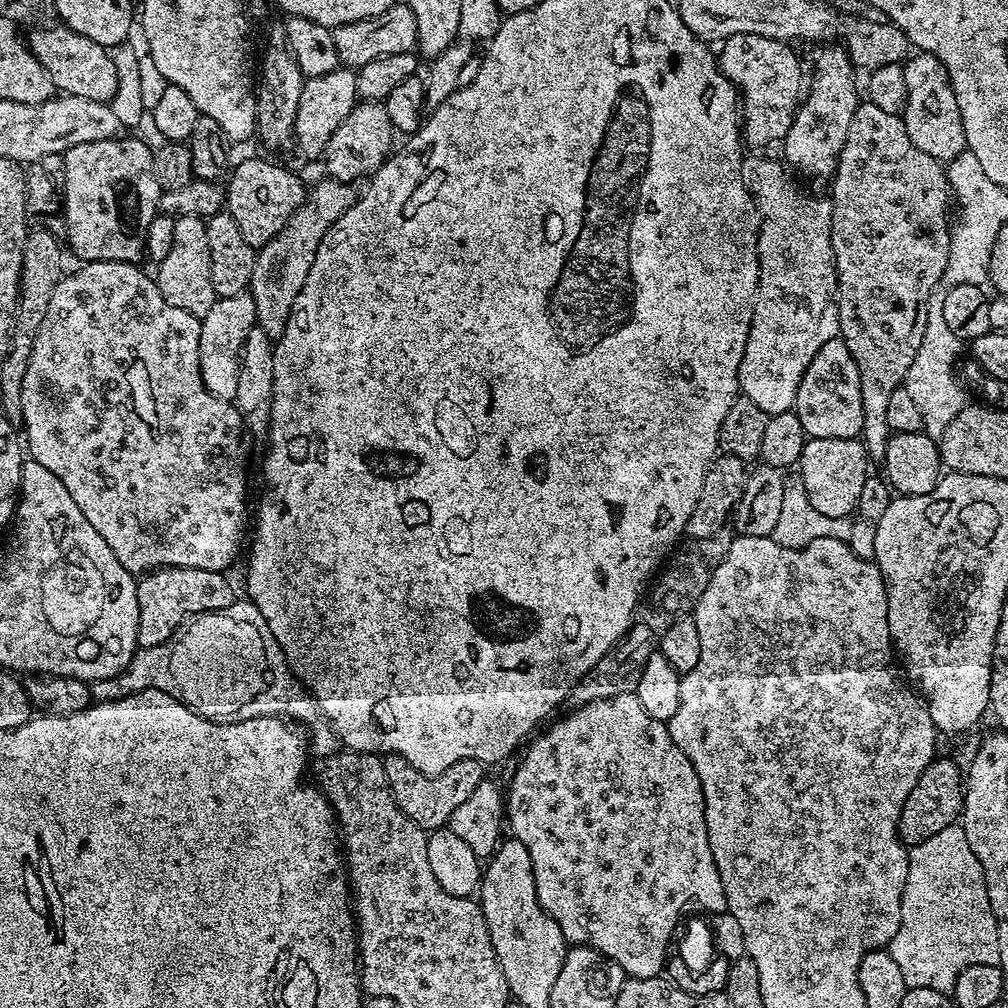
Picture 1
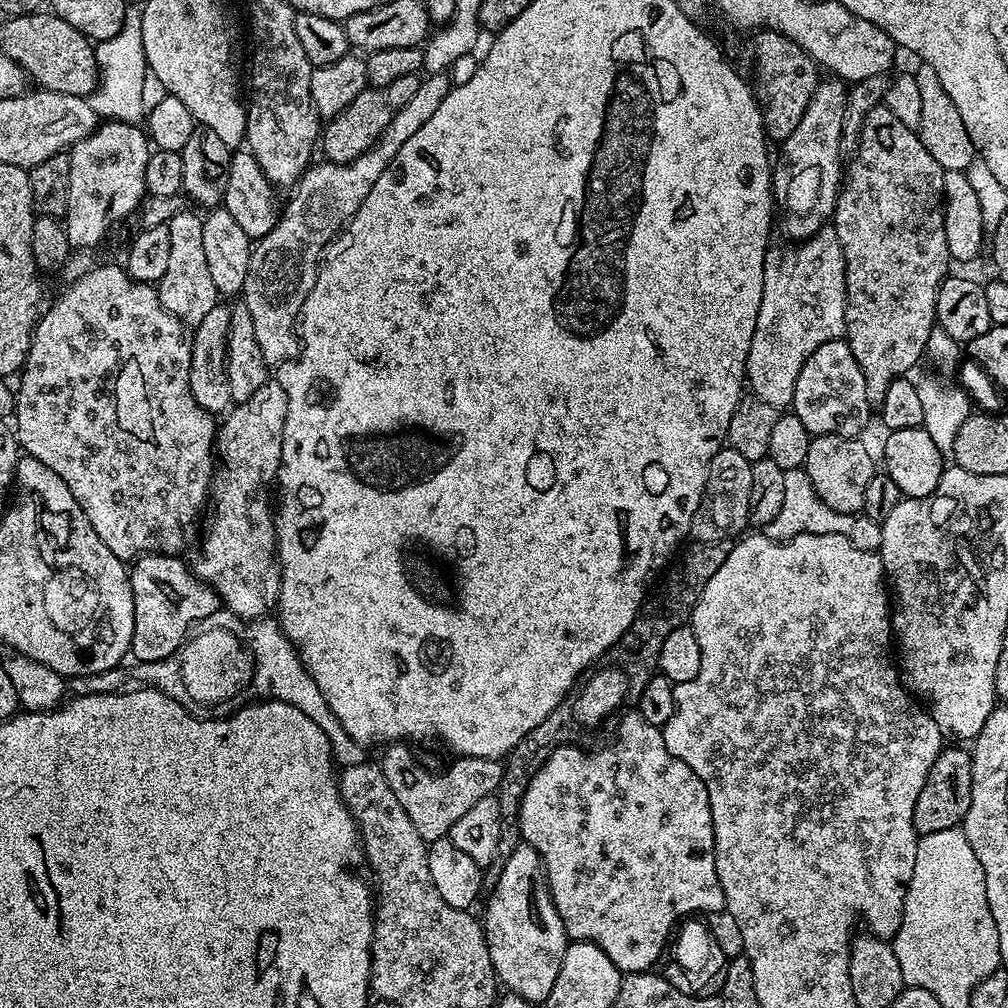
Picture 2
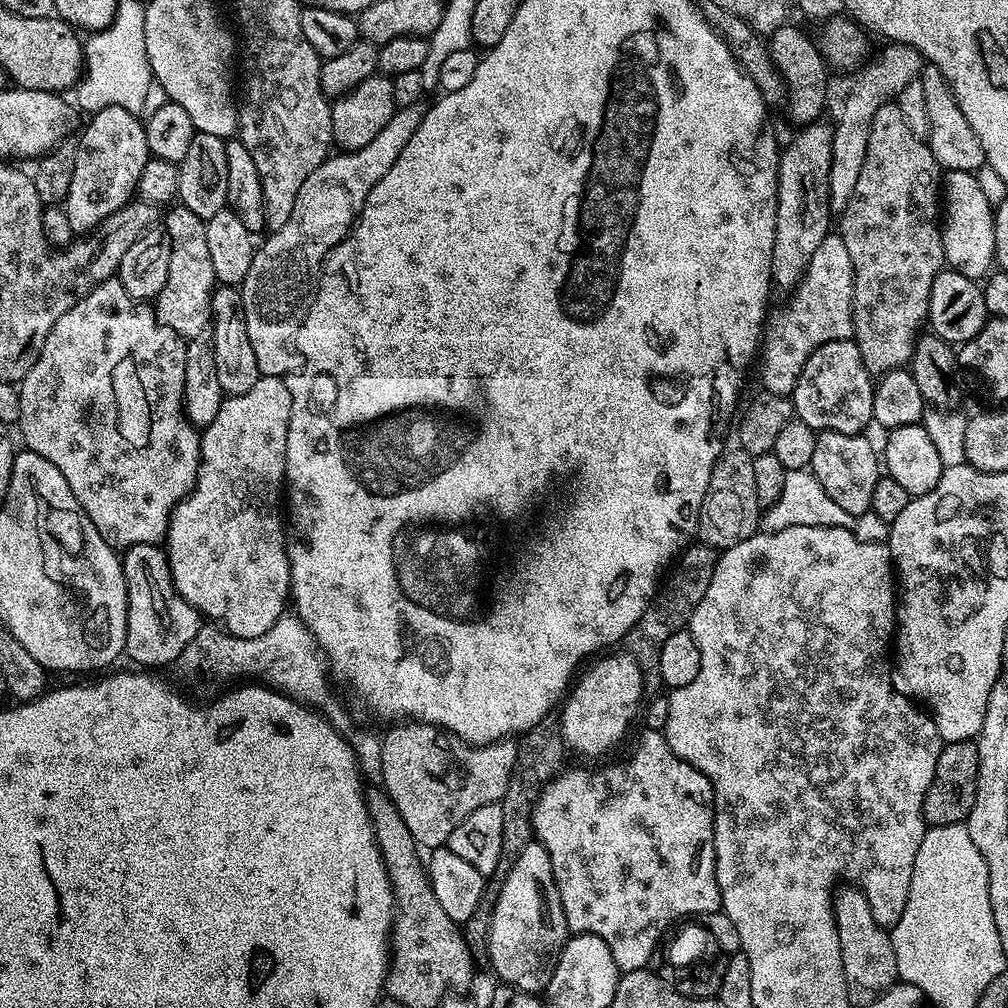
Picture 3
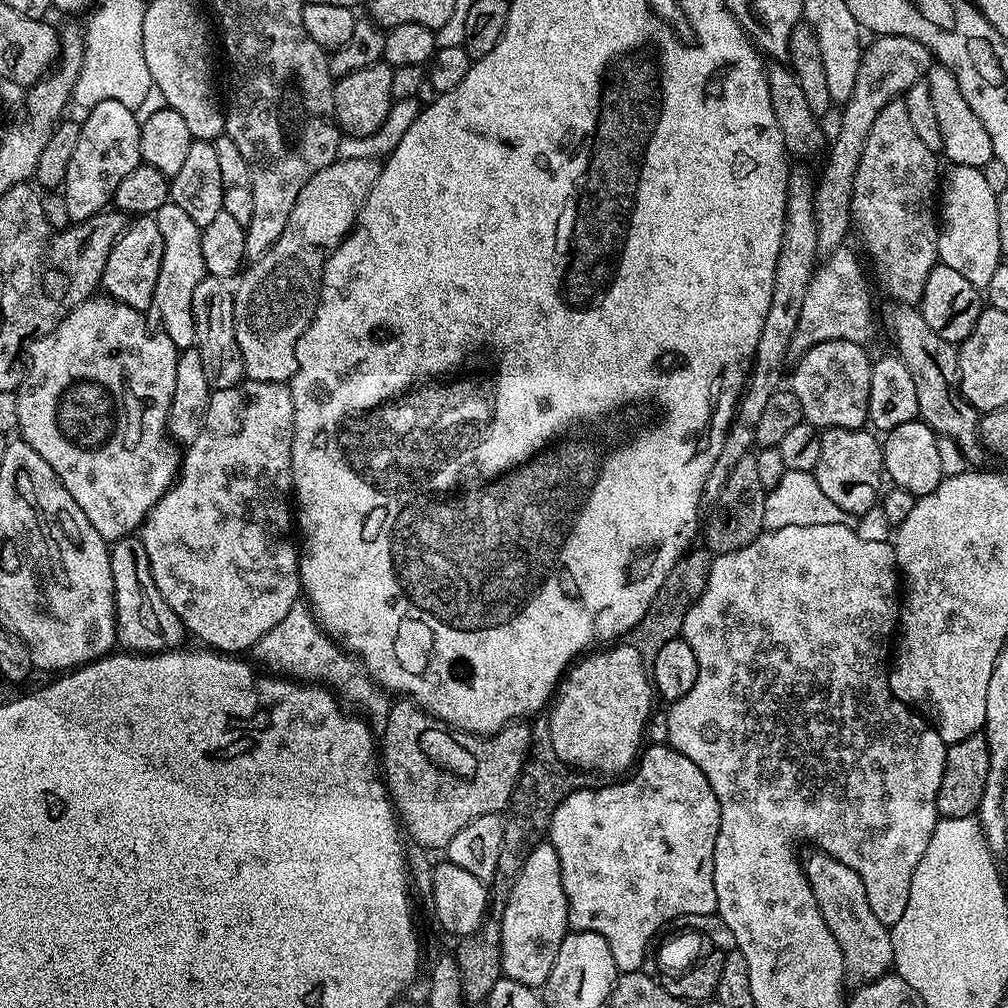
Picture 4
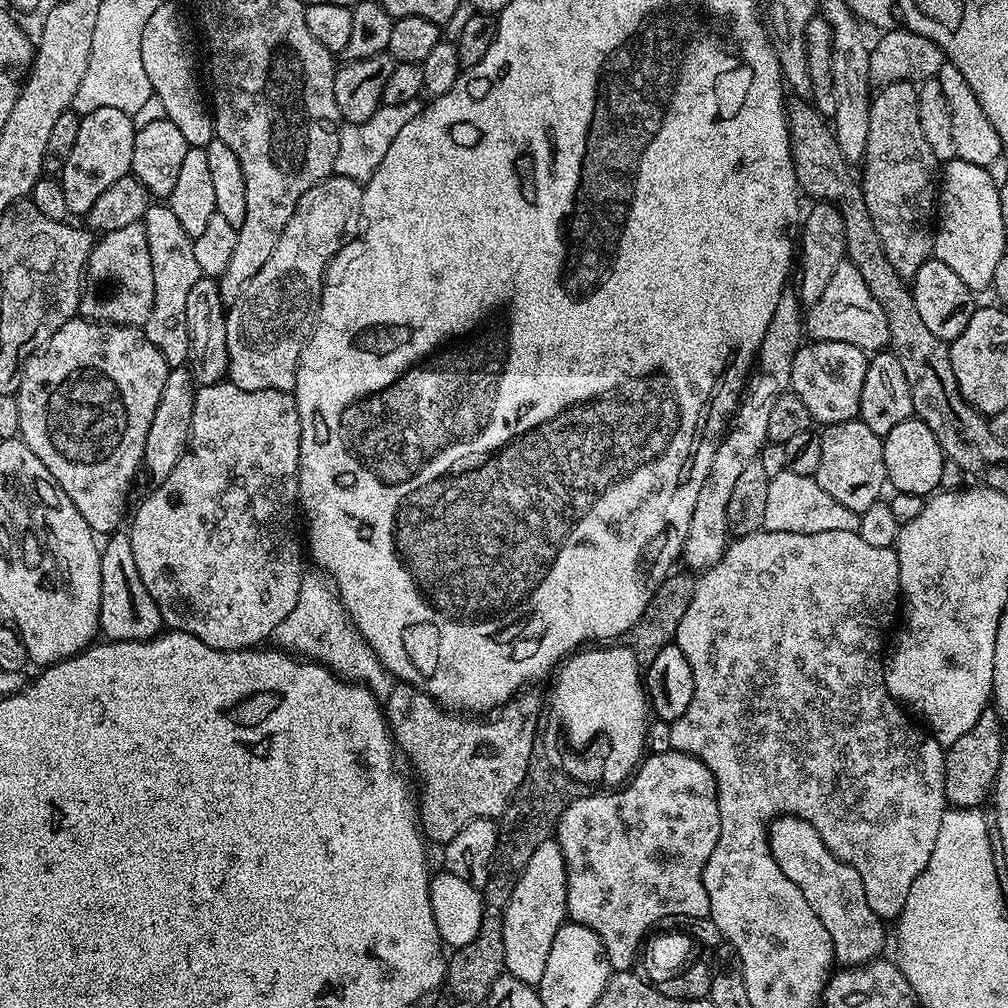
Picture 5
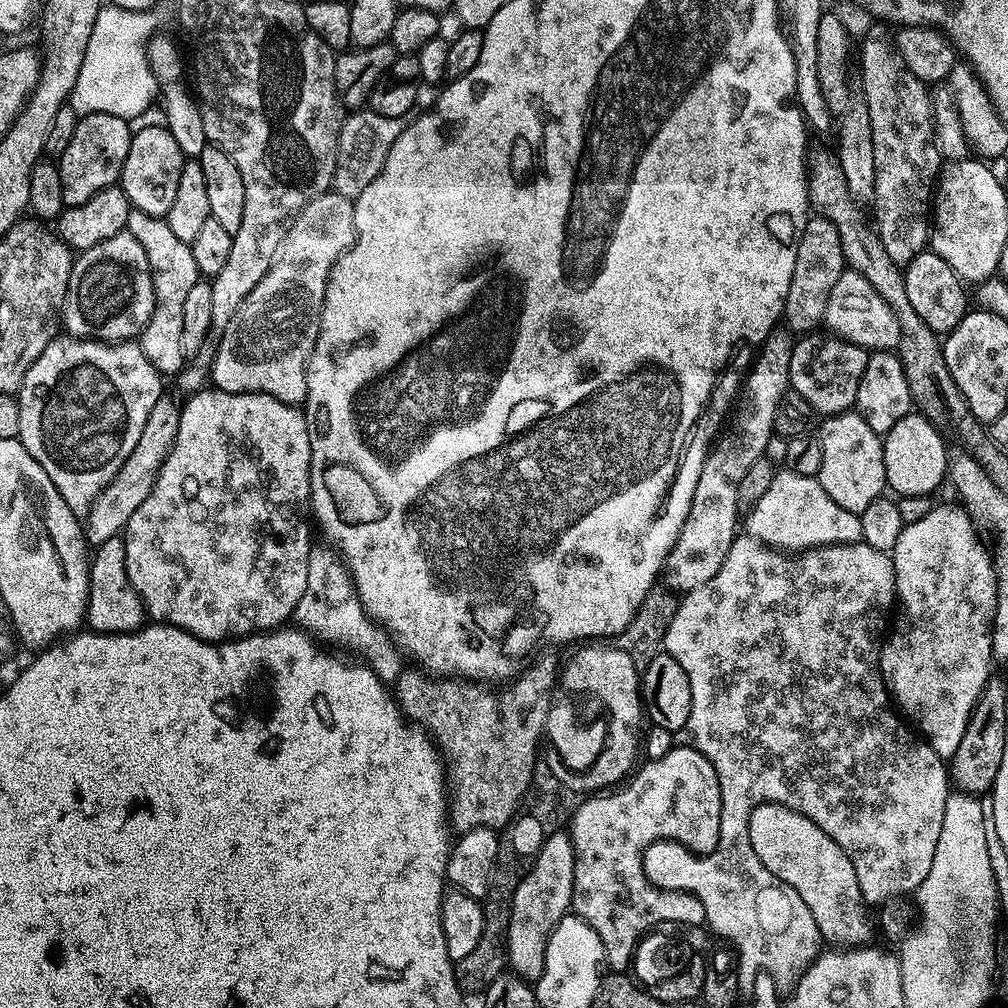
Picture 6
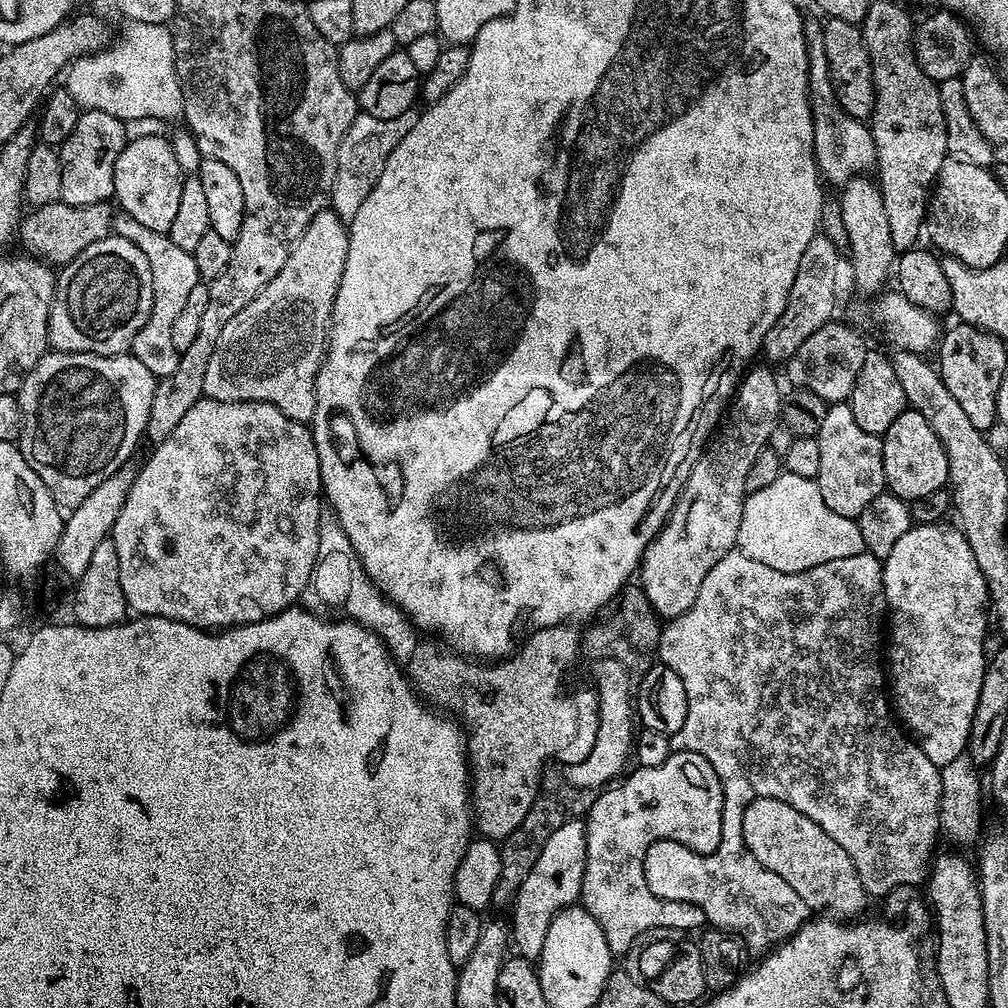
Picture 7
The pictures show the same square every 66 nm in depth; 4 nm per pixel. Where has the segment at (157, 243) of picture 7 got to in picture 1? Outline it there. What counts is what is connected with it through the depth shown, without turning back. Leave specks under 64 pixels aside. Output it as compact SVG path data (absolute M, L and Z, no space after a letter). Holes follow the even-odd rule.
M178 216L174 219L174 242L166 258L158 262L160 268L154 279L162 298L178 310L186 310L195 316L204 317L206 310L218 299L214 282L210 282L210 238L206 238L206 223L198 216Z

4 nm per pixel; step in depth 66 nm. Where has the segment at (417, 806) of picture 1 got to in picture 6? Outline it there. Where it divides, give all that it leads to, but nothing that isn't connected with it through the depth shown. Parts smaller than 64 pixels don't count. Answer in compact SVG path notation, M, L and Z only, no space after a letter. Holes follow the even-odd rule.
M539 656L520 675L499 686L463 678L437 678L416 666L405 667L396 679L394 695L400 711L411 723L423 728L432 737L444 757L448 818L453 829L460 832L468 832L471 828L501 830L507 827L521 808L521 800L531 784L538 761L536 752L541 743L536 741L536 736L544 722L548 689L558 683L558 664L556 666L555 658Z

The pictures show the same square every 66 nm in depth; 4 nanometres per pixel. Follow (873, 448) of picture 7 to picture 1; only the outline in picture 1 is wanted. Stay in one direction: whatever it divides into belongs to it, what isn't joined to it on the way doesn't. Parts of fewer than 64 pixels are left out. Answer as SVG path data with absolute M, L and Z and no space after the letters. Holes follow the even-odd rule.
M808 438L804 441L798 475L802 486L806 486L806 498L814 510L826 514L826 518L851 517L856 512L862 486L870 474L868 451L859 439Z

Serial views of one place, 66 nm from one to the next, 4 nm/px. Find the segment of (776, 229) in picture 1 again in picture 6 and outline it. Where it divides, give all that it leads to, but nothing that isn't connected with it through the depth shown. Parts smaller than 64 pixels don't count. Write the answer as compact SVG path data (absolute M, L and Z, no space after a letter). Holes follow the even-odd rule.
M845 270L838 282L834 282L822 324L831 335L841 336L843 340L857 344L869 353L890 352L900 346L900 323L894 310L890 310L882 294L878 294L878 290L874 290L874 286L870 286L870 282L862 278L862 274L851 270Z

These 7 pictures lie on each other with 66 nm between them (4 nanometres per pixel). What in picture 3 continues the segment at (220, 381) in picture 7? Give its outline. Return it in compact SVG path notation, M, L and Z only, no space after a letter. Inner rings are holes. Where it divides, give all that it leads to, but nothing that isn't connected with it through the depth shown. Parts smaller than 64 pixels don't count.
M423 103L397 107L374 142L353 152L341 151L341 156L329 155L322 166L318 166L318 170L302 182L302 190L298 190L298 198L294 198L290 218L271 233L272 237L265 244L257 247L254 262L250 262L250 274L246 274L239 290L246 338L250 338L254 362L261 376L284 378L297 367L298 356L294 351L296 335L316 294L324 261L328 253L352 231L370 190L374 190L386 170L394 166L398 154L402 154L406 142L410 142L414 130L418 130L424 120L425 111Z

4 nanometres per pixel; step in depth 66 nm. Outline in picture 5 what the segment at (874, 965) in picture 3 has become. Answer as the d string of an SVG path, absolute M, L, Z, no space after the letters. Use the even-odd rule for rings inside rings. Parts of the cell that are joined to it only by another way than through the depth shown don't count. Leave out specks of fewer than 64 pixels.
M778 816L768 825L768 849L772 851L774 862L802 890L802 898L810 902L810 910L818 914L826 934L830 934L835 963L845 968L858 968L870 964L881 955L884 948L885 921L866 902L866 890L862 878L854 866L842 862L822 842L818 830L810 822L796 816Z

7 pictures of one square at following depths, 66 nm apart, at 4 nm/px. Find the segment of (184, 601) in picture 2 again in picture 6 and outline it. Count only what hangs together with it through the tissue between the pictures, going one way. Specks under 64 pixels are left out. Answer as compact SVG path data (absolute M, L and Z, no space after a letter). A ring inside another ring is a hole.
M120 536L102 542L95 549L90 560L92 585L88 591L88 615L86 624L93 632L111 634L114 632L135 632L145 623L146 613L140 595L134 590L126 574L124 541Z

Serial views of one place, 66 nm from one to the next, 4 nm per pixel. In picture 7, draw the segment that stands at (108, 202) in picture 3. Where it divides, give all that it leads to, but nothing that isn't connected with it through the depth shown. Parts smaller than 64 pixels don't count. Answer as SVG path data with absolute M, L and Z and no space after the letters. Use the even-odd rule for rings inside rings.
M81 111L78 126L70 130L70 138L59 145L62 162L62 194L60 200L74 206L103 204L113 199L114 162L122 154L126 143L125 121L114 118L105 112Z

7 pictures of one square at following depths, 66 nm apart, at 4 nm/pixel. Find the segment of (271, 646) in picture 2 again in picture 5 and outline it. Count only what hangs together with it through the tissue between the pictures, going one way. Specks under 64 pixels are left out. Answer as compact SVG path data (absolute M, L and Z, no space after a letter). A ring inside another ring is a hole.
M319 570L305 571L298 602L294 602L294 610L290 610L290 614L278 622L271 639L277 640L275 643L289 654L299 654L305 661L324 665L342 680L364 685L381 702L388 701L390 690L394 690L397 683L352 624L352 617L340 601L336 585Z

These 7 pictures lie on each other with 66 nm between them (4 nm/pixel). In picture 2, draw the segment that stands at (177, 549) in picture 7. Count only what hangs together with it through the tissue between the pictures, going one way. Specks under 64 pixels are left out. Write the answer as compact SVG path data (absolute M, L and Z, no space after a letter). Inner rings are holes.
M269 379L268 383L259 388L257 393L251 396L246 402L236 404L223 417L222 423L219 425L216 434L215 451L218 453L218 464L224 467L224 477L219 477L218 483L214 488L214 501L211 503L212 517L208 520L208 529L204 532L204 541L200 544L200 552L204 556L200 556L194 563L194 575L197 580L208 585L213 592L220 598L221 605L233 616L239 616L240 619L253 621L257 618L264 618L269 615L270 609L276 603L276 597L280 590L280 578L278 575L278 561L276 559L276 522L274 519L274 500L268 497L268 491L273 491L274 485L277 483L280 475L280 459L282 458L282 430L284 429L284 419L286 418L286 390L282 390L279 379Z

